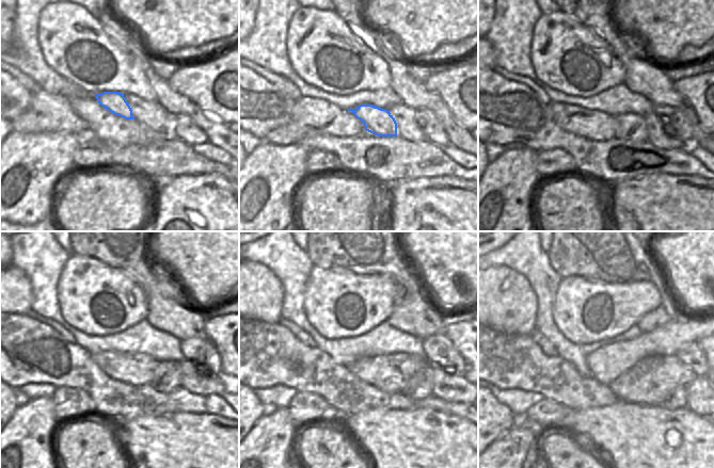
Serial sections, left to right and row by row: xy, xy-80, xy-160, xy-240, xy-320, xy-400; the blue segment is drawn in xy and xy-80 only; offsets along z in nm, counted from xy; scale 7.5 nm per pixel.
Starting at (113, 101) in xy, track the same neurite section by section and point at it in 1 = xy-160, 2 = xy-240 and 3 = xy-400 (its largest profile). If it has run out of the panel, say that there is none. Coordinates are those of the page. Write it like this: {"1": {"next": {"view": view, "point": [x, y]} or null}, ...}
{"1": {"next": {"view": "xy-160", "point": [630, 127]}}, "2": {"next": {"view": "xy-240", "point": [168, 375]}}, "3": {"next": {"view": "xy-400", "point": [679, 399]}}}

